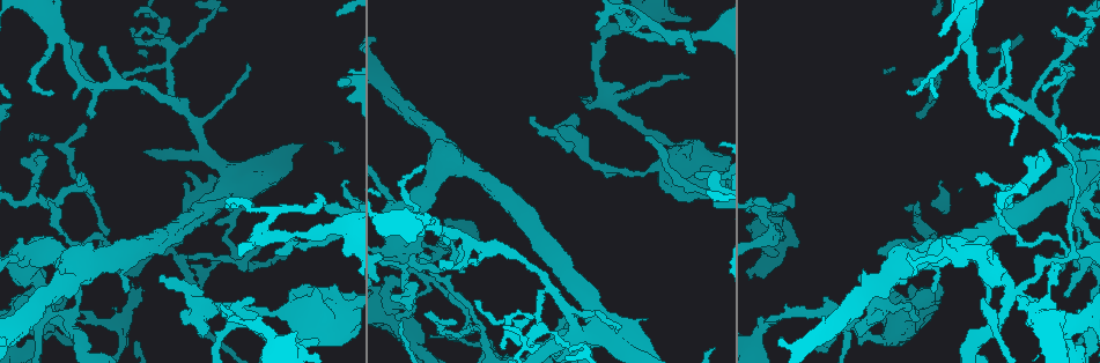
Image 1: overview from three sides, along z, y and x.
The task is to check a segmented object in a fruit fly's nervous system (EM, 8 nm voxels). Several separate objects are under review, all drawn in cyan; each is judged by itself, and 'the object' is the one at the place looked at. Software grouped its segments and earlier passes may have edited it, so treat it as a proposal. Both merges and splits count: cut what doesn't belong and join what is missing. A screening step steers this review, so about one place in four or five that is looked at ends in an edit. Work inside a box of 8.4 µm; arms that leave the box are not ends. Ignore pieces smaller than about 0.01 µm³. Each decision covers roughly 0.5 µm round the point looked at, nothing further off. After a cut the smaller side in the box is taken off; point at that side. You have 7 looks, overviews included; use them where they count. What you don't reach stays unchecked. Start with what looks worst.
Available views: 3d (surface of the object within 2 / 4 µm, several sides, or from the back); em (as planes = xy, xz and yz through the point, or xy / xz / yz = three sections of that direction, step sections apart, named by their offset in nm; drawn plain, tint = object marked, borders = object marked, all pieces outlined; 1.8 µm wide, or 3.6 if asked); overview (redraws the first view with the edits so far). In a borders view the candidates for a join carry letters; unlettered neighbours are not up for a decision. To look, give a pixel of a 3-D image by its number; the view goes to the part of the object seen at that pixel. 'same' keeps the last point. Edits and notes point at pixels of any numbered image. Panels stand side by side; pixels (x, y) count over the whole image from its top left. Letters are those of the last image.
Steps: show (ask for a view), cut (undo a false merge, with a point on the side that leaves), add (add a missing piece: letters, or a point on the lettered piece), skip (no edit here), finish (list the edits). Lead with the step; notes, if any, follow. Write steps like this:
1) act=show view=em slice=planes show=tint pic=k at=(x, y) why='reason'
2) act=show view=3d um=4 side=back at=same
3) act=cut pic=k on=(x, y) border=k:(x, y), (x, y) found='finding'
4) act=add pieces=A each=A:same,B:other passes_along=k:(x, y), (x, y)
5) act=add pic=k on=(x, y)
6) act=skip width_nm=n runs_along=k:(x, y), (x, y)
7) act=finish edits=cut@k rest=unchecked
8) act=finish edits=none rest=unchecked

act=show view=em slice=xy step=16 show=tint pic=1 at=(640, 35) why='looks like a crossing'

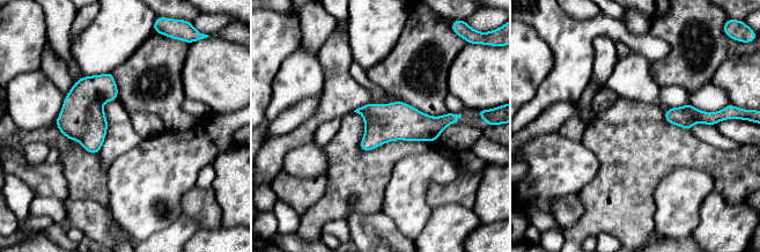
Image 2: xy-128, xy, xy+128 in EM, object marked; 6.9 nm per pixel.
act=show view=em slice=yz step=4 show=borders at=same

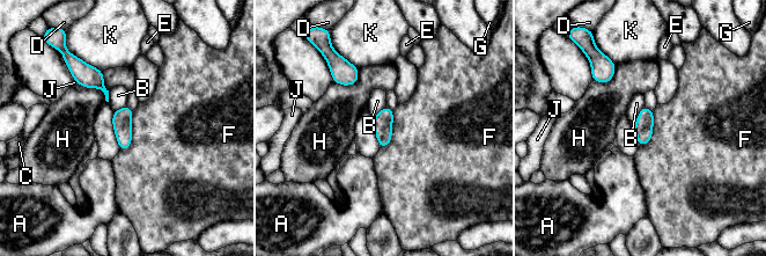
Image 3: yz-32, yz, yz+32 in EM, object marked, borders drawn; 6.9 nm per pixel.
act=skip each=A:other,B:other,C:other,D:other,E:other,F:other,G:other,H:other,J:other,K:other border=3:(133, 110), (132, 140), (120, 151) found='one neuron here'

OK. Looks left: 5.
act=show view=3d um=2 side=back pic=1 at=(1040, 304) why='calibre changes'

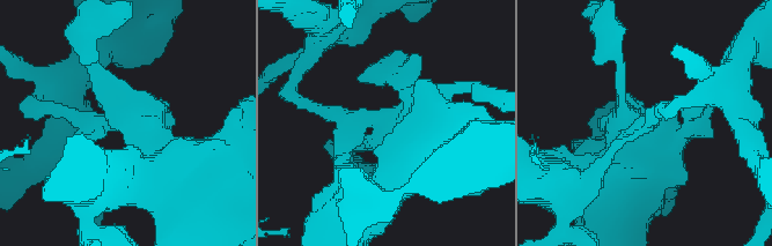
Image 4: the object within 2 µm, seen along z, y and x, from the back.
act=show view=em um=3.6 slice=planes show=borders pic=4 at=(381, 122) arms=4

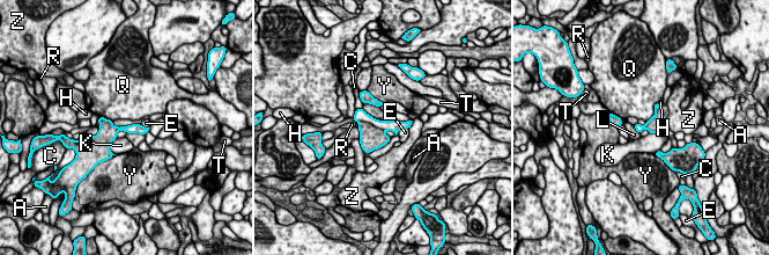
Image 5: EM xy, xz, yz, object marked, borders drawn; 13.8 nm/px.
act=skip longest_contact=L:460nm each=A:other,C:other,E:other,H:other,K:other,L:other,Q:other,R:other,T:other,Y:other,Z:other border=5:(111, 121), (118, 126), (140, 123) found='continuous, no second neuron'

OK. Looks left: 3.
act=show view=3d um=4 pic=1 at=(247, 63) why='tapers out'

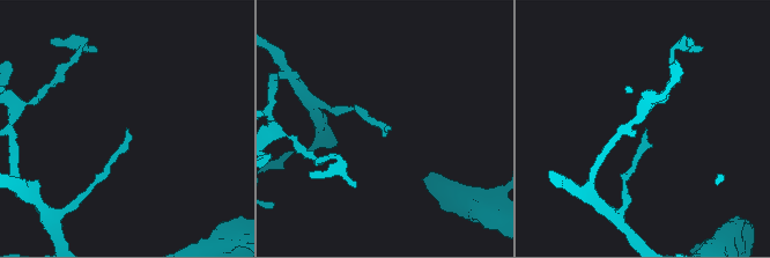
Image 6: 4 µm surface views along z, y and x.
act=show view=em slice=xz step=16 show=tint pic=6 at=(127, 130) why='need the tissue'

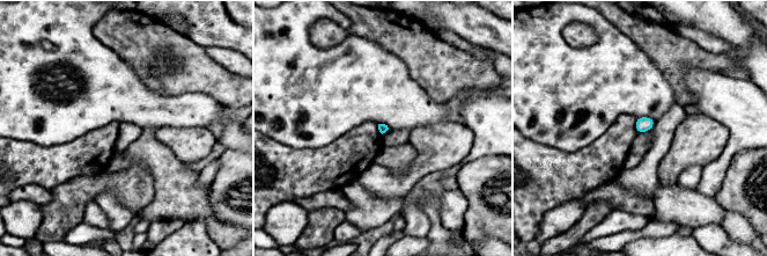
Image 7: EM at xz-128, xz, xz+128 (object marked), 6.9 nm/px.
act=show view=em slice=xy step=8 show=borders at=same why='cut it another way'

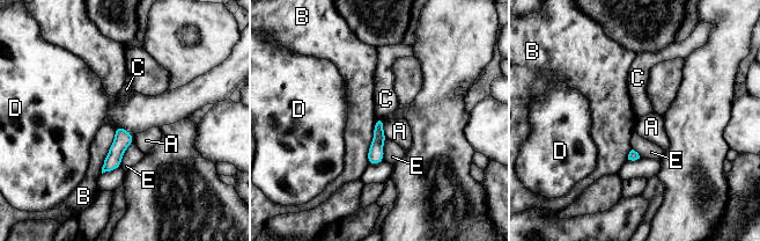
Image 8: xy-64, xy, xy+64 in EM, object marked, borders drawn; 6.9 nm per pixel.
act=skip width_nm=90 each=A:other,B:other,C:other,D:other,E:other border=8:(383, 119), (383, 133), (388, 139) found='none of them fits'

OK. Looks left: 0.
act=finish edits=none rest=unchecked

